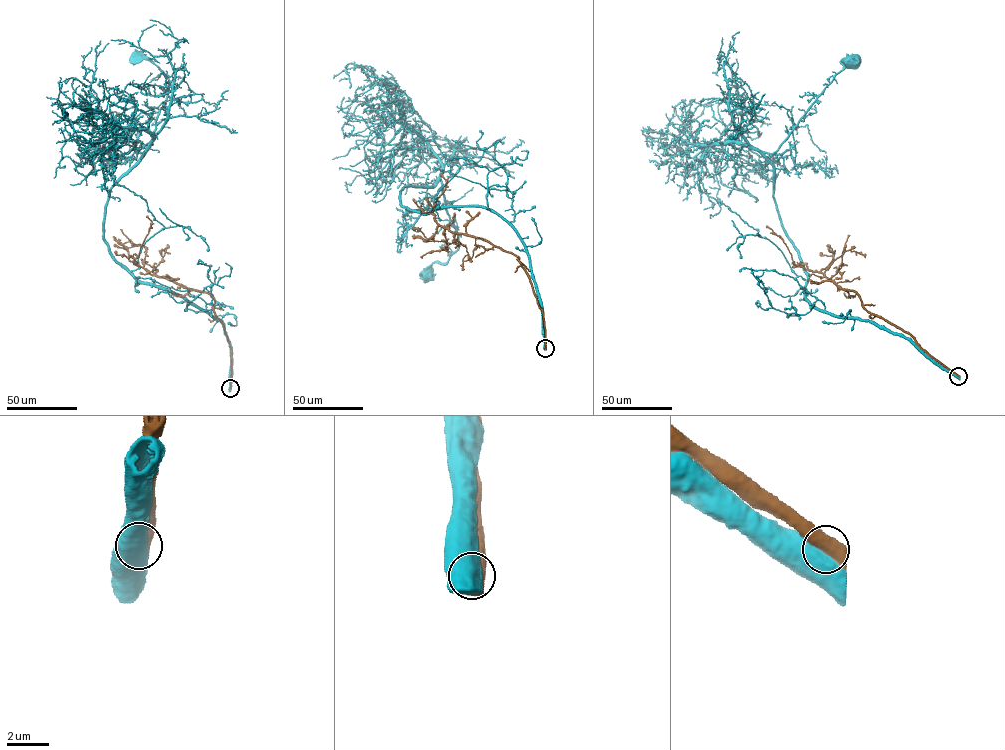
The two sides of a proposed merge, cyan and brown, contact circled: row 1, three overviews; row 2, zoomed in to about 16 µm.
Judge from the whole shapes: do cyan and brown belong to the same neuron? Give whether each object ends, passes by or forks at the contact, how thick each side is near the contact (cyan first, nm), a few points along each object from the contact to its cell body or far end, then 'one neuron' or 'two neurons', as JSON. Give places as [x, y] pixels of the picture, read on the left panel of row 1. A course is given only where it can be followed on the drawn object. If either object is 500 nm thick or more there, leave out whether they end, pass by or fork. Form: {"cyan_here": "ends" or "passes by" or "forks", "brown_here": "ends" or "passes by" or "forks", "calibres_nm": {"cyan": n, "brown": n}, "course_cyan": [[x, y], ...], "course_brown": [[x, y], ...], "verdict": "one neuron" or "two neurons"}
{"calibres_nm": {"cyan": 750, "brown": 800}, "course_cyan": [[230, 388], [221, 321], [140, 281], [104, 236], [111, 188], [152, 144], [168, 92], [164, 73], [137, 58]], "course_brown": [[230, 388], [232, 352], [214, 299], [152, 275], [133, 261], [150, 227], [146, 216]], "verdict": "two neurons"}

